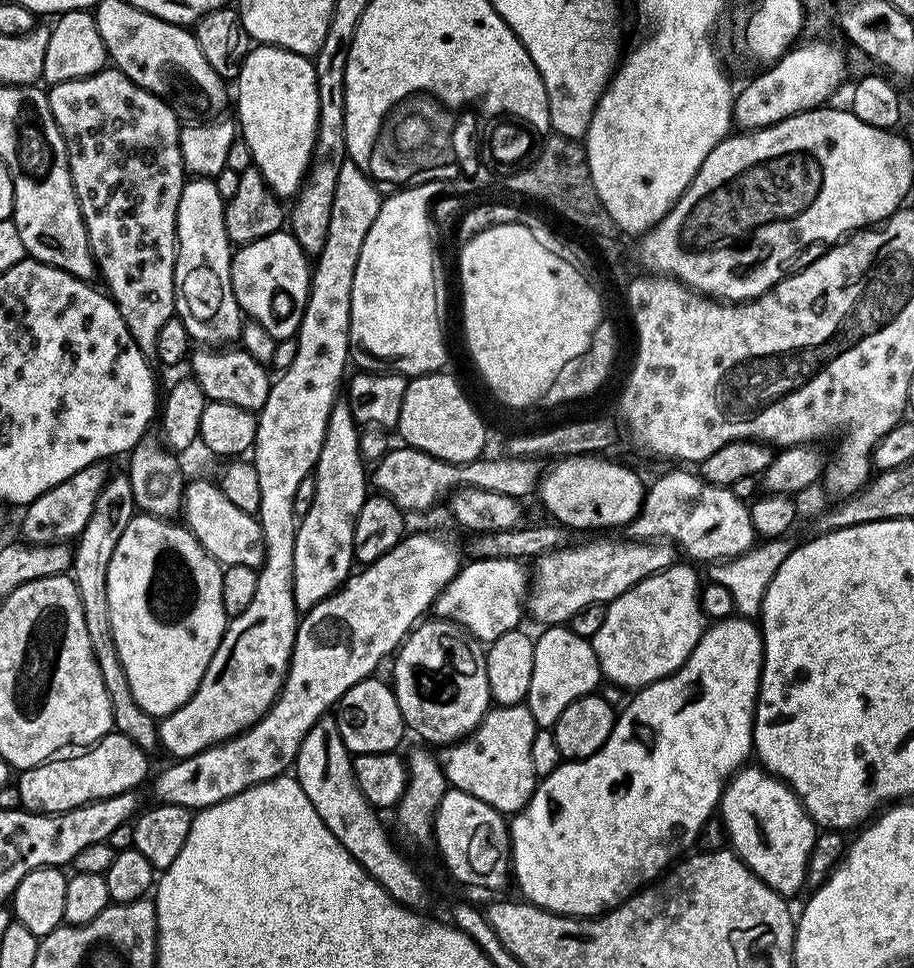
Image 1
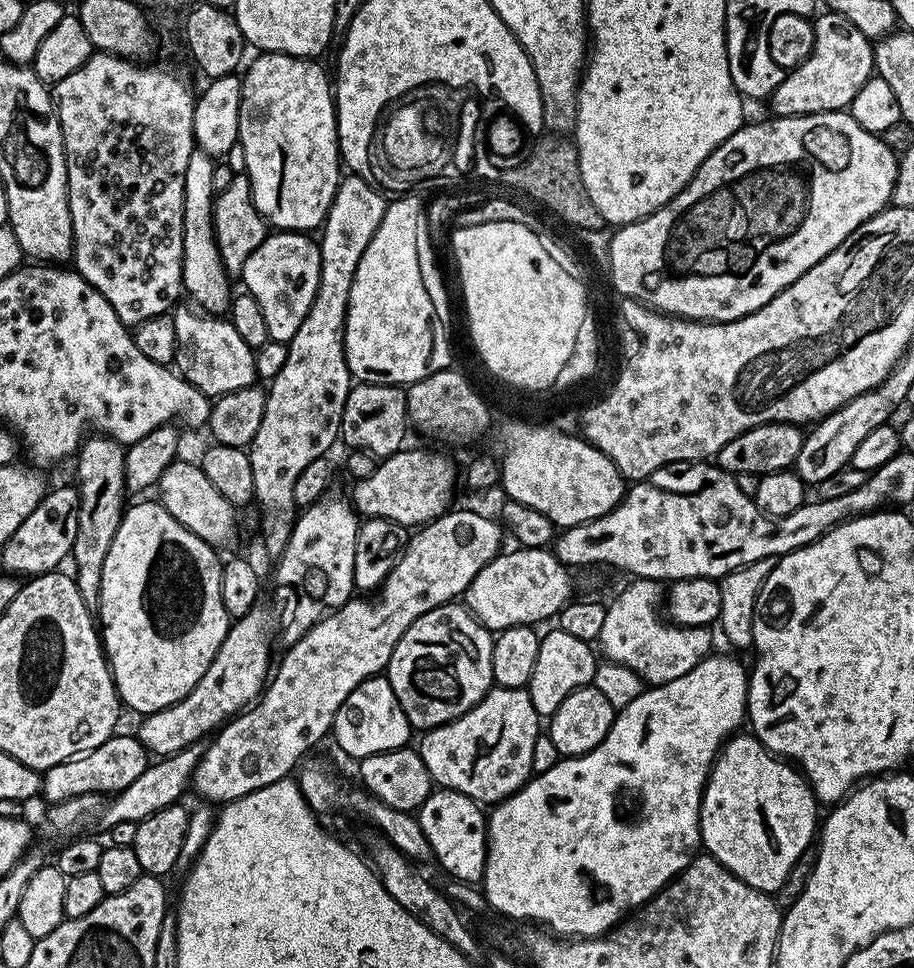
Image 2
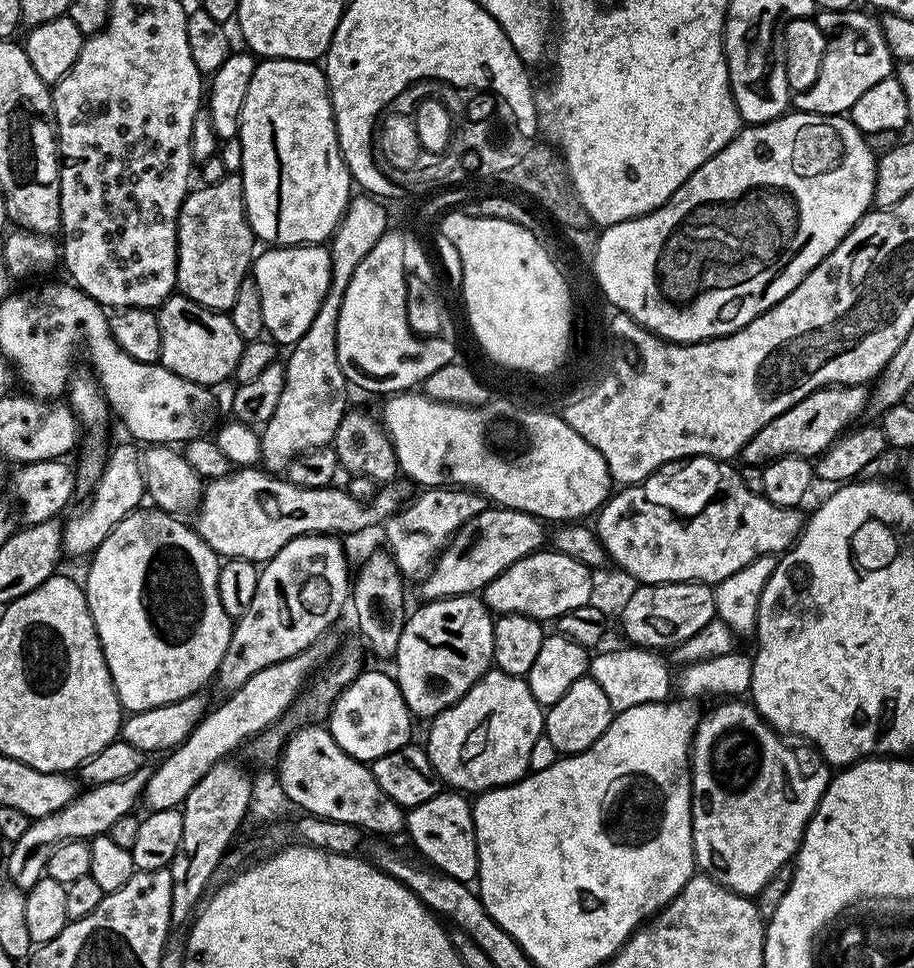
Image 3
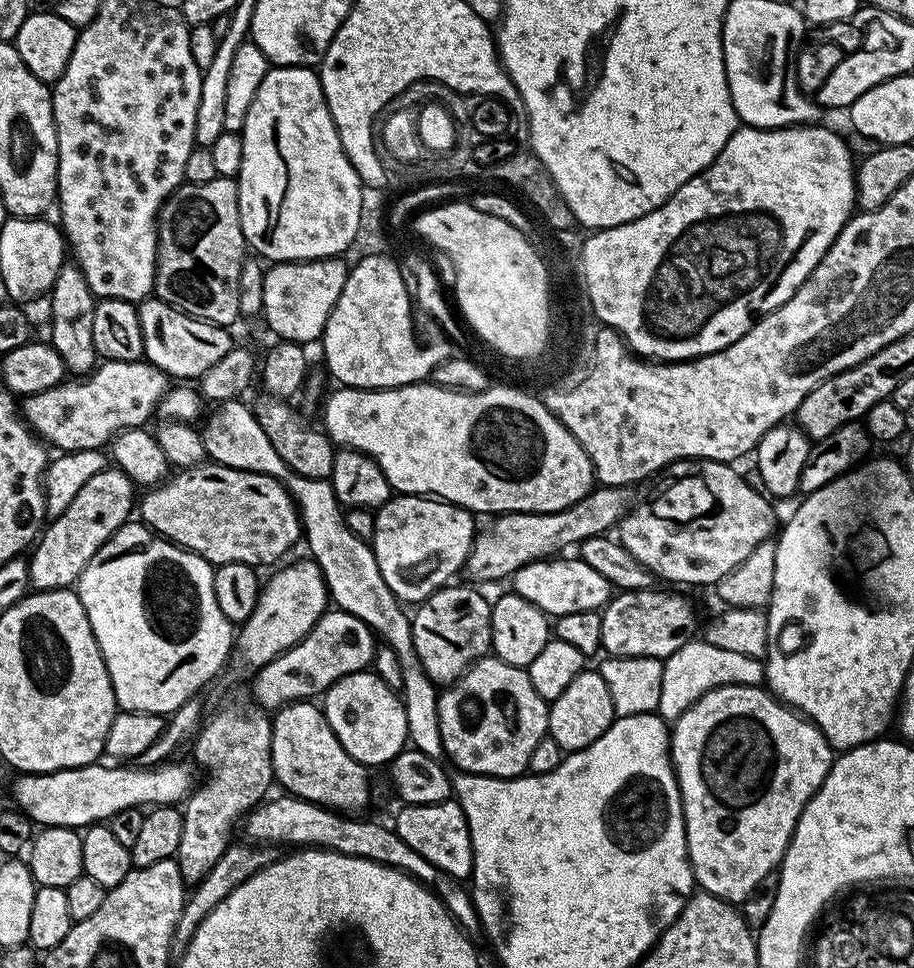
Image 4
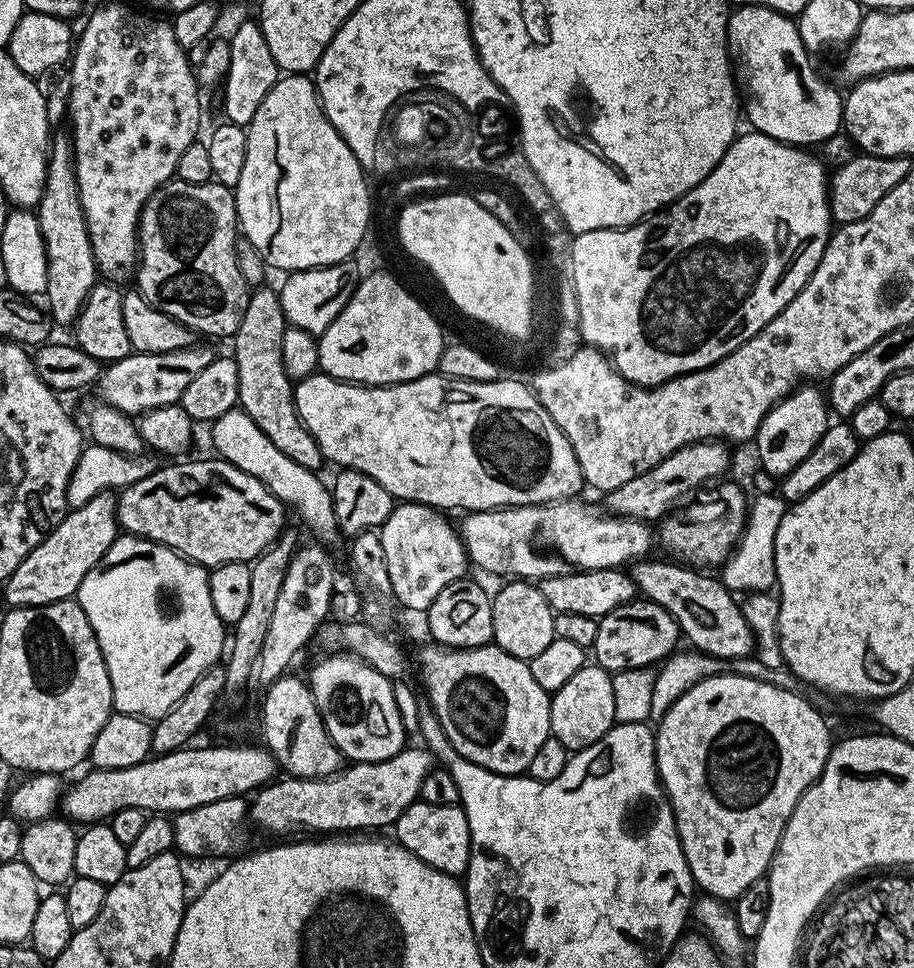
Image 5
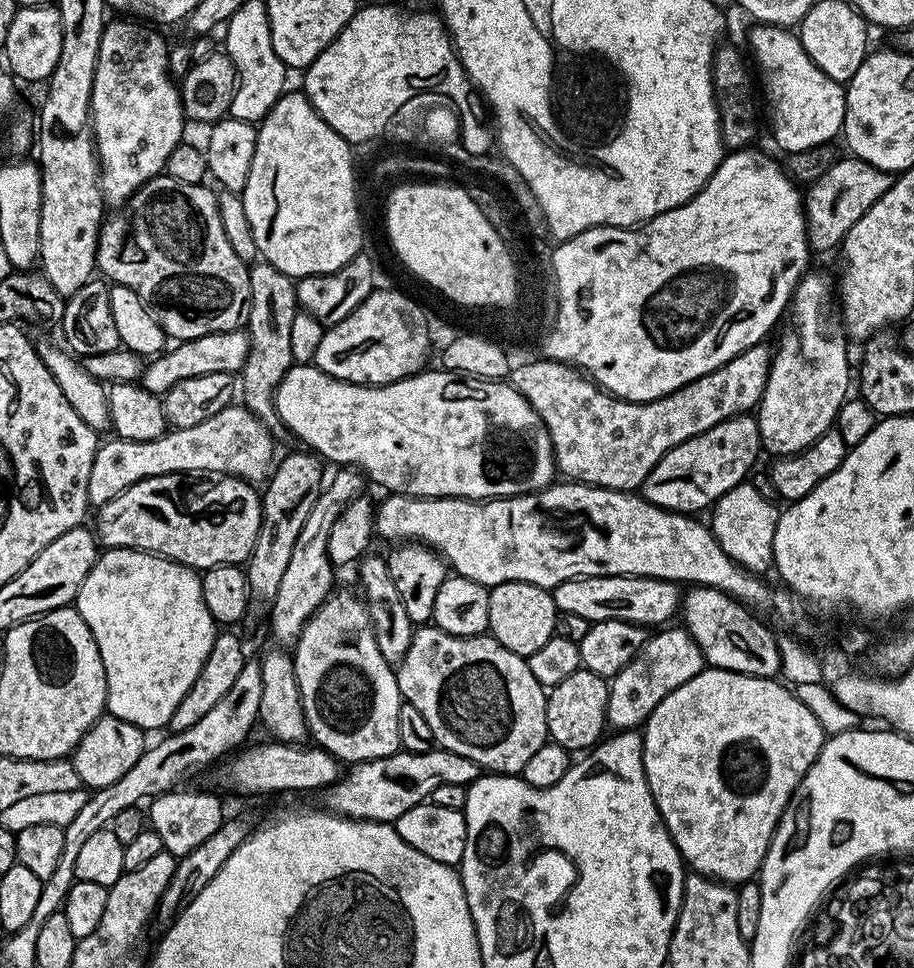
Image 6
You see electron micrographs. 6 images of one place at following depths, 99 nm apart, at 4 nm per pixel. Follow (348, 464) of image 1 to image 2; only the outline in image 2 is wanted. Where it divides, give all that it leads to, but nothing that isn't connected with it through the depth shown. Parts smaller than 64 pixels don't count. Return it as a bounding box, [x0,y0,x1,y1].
[275,498,358,647]

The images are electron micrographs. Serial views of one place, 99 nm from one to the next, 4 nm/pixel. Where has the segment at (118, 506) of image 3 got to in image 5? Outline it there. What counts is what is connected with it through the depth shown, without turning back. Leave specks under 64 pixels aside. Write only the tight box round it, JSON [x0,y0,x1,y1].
[2,492,117,608]

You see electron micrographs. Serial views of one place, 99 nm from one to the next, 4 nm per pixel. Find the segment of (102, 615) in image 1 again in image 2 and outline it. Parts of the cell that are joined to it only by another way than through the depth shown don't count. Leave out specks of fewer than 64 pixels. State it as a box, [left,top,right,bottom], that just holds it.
[70,434,126,614]

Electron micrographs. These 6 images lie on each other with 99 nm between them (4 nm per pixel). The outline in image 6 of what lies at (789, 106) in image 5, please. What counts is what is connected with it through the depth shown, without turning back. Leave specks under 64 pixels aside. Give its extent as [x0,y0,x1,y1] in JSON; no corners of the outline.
[750,23,846,154]

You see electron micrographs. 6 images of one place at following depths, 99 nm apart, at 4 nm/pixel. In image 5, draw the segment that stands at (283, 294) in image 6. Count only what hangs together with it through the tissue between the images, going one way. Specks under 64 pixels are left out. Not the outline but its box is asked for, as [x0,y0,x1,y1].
[234,287,326,473]

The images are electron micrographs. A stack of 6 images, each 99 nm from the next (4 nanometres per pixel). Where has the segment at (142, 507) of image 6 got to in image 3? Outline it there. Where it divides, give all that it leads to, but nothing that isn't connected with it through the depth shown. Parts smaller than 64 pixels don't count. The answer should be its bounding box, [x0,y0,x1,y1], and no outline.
[194,466,409,562]

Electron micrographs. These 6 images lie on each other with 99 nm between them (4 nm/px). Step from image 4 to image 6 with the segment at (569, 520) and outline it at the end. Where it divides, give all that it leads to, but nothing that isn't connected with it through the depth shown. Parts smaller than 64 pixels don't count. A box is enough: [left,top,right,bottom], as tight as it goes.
[642,414,759,514]

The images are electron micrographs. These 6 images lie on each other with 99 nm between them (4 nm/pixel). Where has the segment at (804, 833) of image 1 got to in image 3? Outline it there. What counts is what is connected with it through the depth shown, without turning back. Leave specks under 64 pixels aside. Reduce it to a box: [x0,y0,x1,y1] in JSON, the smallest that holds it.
[690,698,826,898]

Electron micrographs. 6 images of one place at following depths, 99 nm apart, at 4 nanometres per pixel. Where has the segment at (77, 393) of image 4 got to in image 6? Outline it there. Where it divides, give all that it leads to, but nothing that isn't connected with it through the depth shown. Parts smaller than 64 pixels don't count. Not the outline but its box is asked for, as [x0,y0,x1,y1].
[142,330,248,394]

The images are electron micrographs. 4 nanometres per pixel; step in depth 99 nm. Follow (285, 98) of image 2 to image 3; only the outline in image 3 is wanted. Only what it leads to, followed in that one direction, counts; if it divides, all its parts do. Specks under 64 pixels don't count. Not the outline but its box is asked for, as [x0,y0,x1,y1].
[238,59,354,246]

